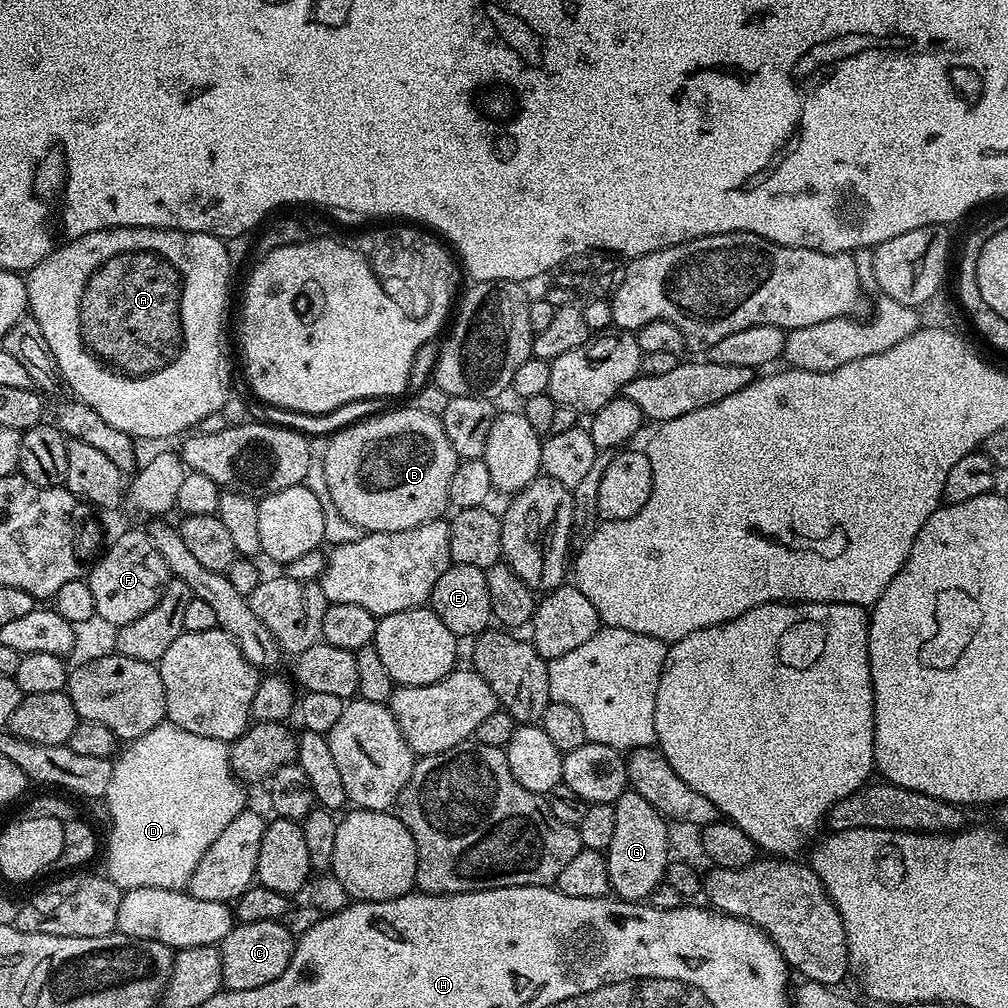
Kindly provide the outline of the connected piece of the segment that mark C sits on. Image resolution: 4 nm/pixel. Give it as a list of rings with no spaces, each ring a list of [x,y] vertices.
[[[278,920],[266,922],[237,923],[218,945],[222,958],[222,982],[230,992],[258,990],[266,982],[275,982],[290,966],[290,958],[296,949],[297,937],[287,928],[287,923]]]

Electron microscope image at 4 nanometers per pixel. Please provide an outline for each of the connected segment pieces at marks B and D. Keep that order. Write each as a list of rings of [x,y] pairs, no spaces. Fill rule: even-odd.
[[[408,406],[408,408],[396,408],[391,412],[391,410],[385,410],[380,413],[378,416],[369,416],[367,420],[357,420],[356,423],[348,425],[347,428],[341,428],[339,432],[331,433],[330,439],[327,441],[328,449],[324,452],[324,484],[328,487],[328,496],[327,499],[330,501],[332,499],[332,504],[334,507],[340,511],[340,516],[344,520],[349,520],[352,524],[357,524],[360,527],[360,530],[363,530],[365,533],[369,532],[397,532],[398,530],[410,530],[411,528],[417,528],[418,526],[422,526],[423,524],[429,524],[431,520],[441,519],[445,515],[444,508],[447,509],[449,507],[448,502],[448,491],[450,490],[450,478],[454,478],[454,470],[456,469],[456,465],[458,463],[458,457],[456,451],[454,450],[454,446],[450,446],[450,438],[446,438],[446,430],[442,430],[442,422],[440,421],[440,417],[431,416],[430,414],[422,414],[422,410],[418,410],[414,406]]]
[[[165,722],[157,726],[154,730],[150,730],[150,734],[142,734],[142,738],[131,741],[125,748],[128,749],[125,752],[123,749],[115,757],[110,776],[108,795],[106,797],[108,816],[112,819],[112,833],[108,836],[108,869],[106,869],[106,875],[121,890],[130,888],[187,889],[188,879],[192,876],[194,866],[198,866],[202,854],[206,854],[206,850],[210,850],[210,842],[214,842],[214,838],[218,838],[218,834],[222,834],[222,830],[226,830],[226,826],[230,826],[230,822],[234,822],[237,814],[245,811],[246,808],[246,804],[244,804],[244,792],[240,789],[243,788],[241,781],[237,780],[236,775],[232,773],[232,763],[228,757],[230,751],[229,745],[222,740],[202,738],[202,734],[190,734],[178,726]]]

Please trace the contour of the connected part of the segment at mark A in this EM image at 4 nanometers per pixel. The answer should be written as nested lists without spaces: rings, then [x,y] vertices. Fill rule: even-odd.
[[[107,228],[61,244],[45,260],[28,269],[28,312],[41,327],[63,383],[72,387],[76,395],[73,397],[79,403],[93,408],[102,417],[102,422],[110,422],[114,430],[122,430],[122,434],[137,441],[164,440],[167,436],[195,429],[206,414],[214,414],[225,407],[228,400],[228,360],[224,357],[224,307],[228,304],[228,287],[232,284],[232,260],[224,244],[227,243],[221,237],[205,232],[179,232],[173,228]]]

